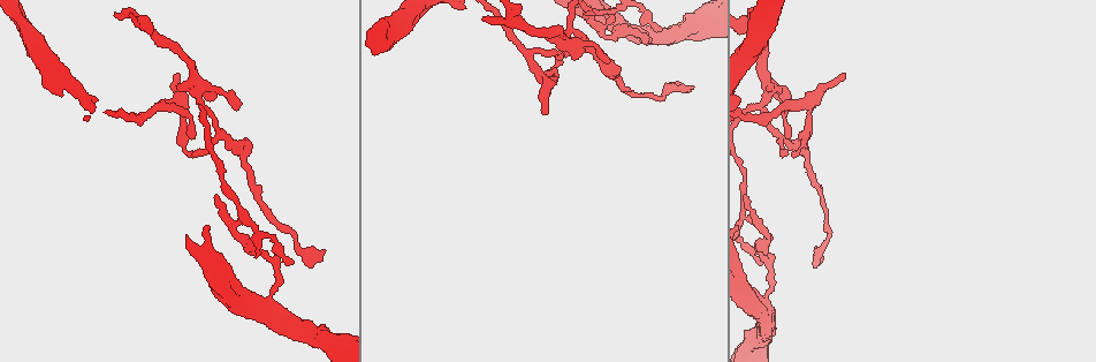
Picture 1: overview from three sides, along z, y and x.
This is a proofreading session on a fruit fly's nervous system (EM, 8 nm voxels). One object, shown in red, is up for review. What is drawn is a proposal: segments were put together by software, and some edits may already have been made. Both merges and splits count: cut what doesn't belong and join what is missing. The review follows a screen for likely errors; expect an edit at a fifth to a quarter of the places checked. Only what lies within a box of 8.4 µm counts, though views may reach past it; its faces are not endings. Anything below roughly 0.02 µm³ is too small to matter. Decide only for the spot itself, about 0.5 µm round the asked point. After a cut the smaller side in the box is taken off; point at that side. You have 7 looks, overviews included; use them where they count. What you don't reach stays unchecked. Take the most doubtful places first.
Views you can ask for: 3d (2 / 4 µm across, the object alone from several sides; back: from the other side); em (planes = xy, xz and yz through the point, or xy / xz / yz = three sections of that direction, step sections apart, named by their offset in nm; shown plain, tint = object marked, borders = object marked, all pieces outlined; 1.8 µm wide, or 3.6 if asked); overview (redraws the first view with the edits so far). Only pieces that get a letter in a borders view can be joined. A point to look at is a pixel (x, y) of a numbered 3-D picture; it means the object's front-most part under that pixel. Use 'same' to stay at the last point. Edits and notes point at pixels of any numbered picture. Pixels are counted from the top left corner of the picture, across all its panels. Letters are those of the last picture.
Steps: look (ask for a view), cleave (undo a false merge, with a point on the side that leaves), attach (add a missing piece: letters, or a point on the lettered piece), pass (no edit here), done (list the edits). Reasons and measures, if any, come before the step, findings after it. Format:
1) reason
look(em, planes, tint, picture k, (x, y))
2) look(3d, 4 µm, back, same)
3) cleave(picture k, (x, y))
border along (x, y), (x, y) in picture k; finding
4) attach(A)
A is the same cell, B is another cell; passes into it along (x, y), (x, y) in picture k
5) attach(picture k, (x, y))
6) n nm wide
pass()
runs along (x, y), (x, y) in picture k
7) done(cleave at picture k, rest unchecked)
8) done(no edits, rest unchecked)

thin neck
look(em, planes, plain, picture 1, (187, 105))

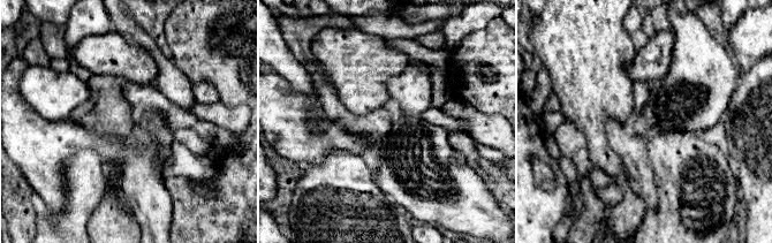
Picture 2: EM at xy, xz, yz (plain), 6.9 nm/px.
look(em, planes, borders, same)

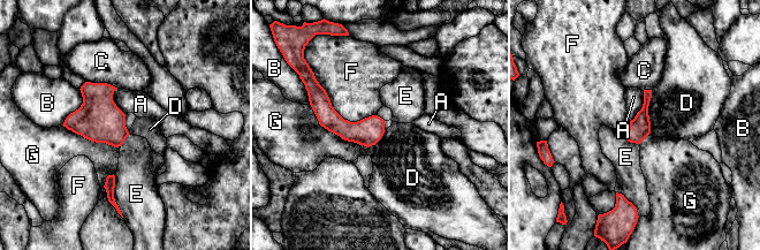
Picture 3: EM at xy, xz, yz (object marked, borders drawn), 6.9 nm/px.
pass()
A, B, C, D, E, F and G are other cells; all the same neuron

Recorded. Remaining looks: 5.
sharp bend
look(3d, 2 µm, picture 1, (237, 223))

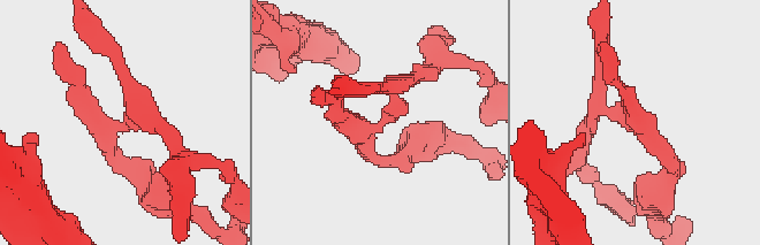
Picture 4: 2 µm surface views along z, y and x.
shape alone is not enough
look(em, planes, plain, picture 4, (127, 121))

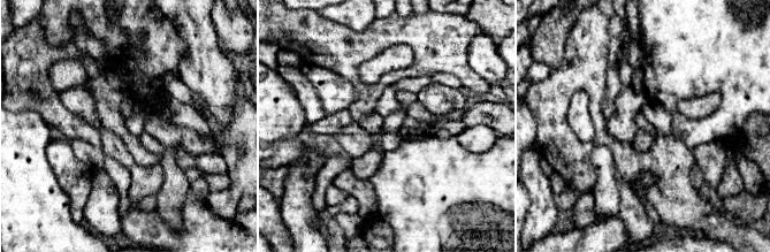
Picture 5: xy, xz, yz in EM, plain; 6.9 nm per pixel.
look(em, planes, borders, same)

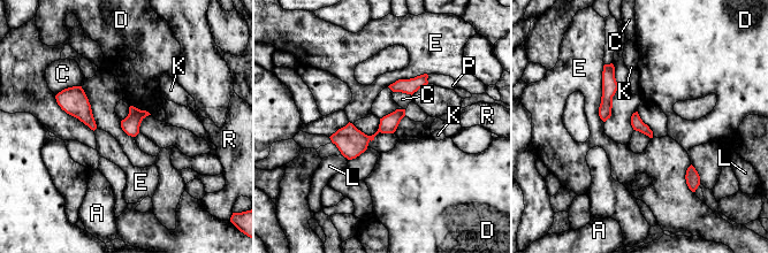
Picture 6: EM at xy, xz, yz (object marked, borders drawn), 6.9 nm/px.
90 nm wide
cleave(picture 6, (388, 124))
A, C, D, E, K, L, P and R are other cells; border along (367, 136), (370, 139) in picture 6; two neurons meet here

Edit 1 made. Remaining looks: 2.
done(cleave at picture 6, rest unchecked)

